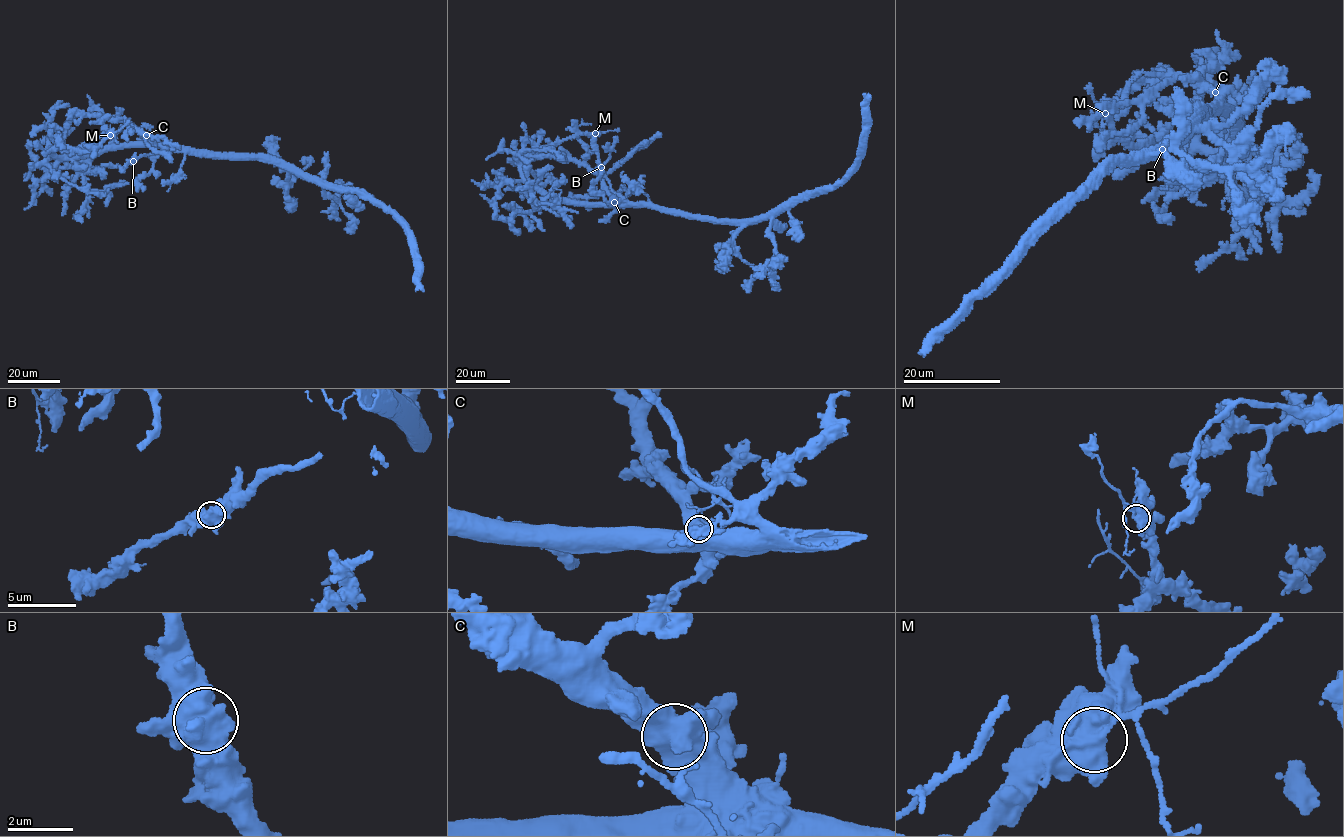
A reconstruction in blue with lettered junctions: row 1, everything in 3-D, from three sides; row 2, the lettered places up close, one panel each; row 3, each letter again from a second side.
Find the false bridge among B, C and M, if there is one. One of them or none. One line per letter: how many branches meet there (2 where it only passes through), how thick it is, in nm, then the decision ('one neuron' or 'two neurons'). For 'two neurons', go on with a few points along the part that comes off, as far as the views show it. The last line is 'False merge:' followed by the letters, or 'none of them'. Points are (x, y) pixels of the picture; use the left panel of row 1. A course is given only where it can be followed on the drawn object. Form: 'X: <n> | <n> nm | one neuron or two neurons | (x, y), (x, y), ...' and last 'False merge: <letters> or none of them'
B: 3 | 700 nm | one neuron
C: 3 | 700 nm | one neuron
M: 3 | 600 nm | one neuron
False merge: none of them

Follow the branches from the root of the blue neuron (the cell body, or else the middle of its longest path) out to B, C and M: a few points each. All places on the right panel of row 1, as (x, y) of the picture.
B: (1206, 117), (1210, 119), (1209, 115), (1211, 119), (1199, 128), (1183, 133), (1162, 149)
C: (1206, 117), (1211, 118), (1206, 107), (1221, 103), (1215, 92)
M: (1206, 117), (1207, 109), (1231, 118), (1237, 140), (1212, 150), (1154, 137), (1138, 145), (1114, 134), (1105, 113)

